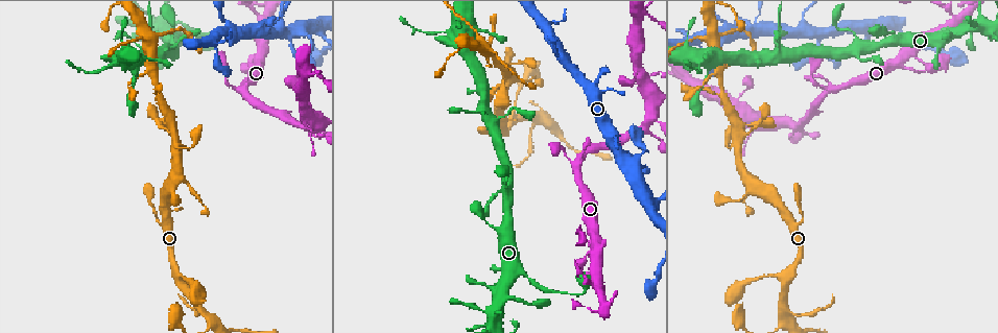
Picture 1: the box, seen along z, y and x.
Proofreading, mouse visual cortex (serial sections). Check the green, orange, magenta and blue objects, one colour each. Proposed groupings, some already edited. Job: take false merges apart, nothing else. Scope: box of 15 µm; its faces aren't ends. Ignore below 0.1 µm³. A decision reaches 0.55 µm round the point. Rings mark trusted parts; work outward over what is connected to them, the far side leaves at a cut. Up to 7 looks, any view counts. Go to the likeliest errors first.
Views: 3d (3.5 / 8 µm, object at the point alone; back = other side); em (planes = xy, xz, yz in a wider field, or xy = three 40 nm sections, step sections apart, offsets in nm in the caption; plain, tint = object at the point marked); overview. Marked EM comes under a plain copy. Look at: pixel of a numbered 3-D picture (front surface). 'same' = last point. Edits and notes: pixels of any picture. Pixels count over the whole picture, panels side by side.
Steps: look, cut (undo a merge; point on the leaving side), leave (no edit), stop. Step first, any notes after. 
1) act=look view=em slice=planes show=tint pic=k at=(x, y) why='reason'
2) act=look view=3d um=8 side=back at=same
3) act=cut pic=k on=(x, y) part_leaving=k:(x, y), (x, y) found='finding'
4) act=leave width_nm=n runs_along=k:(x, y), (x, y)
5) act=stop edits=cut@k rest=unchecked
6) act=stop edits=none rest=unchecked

act=look view=3d um=3.5 pic=1 at=(649, 16) why='calibre changes'

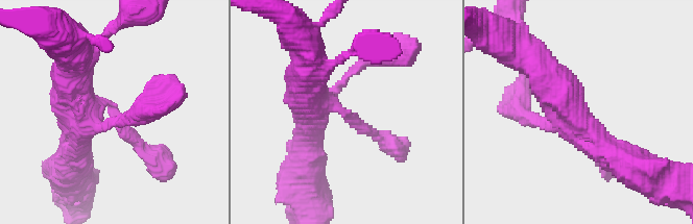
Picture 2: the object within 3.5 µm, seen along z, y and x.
act=look view=em slice=xy step=2 show=tint pic=2 at=(113, 108) arms=4 arm_widths_nm=150,150,400,500 why='need the tissue'

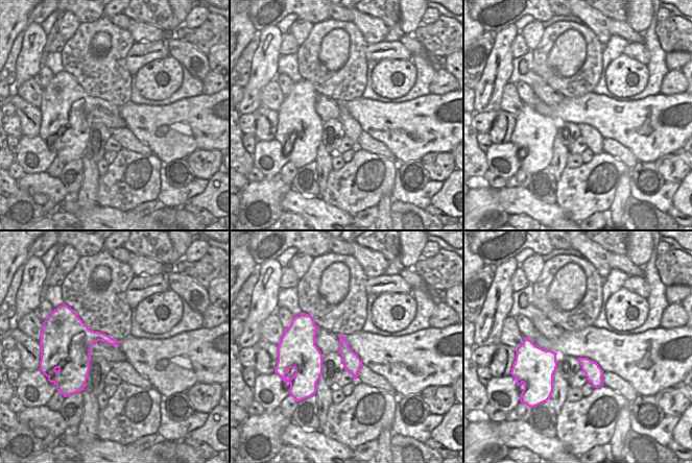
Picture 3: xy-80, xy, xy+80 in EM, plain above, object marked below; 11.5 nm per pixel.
act=leave runs_along=2:(77, 134), (110, 103), (154, 157) found='one cell here'

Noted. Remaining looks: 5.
act=look view=3d um=3.5 pic=1 at=(802, 26) why='branch point'

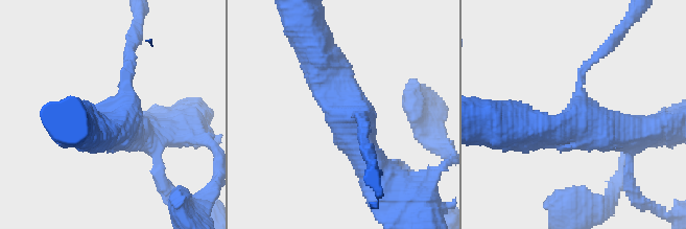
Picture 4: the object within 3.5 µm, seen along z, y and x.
act=look view=em slice=xy step=2 show=tint pic=4 at=(581, 109) arms=3 arm_widths_nm=150,450,500 why='shape alone is not enough'

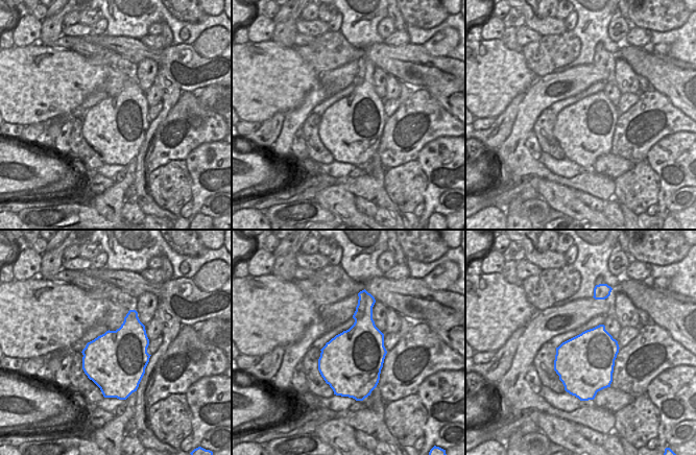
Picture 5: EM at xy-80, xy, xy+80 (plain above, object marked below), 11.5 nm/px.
act=look view=em slice=xy step=1 show=tint at=same why='another direction'

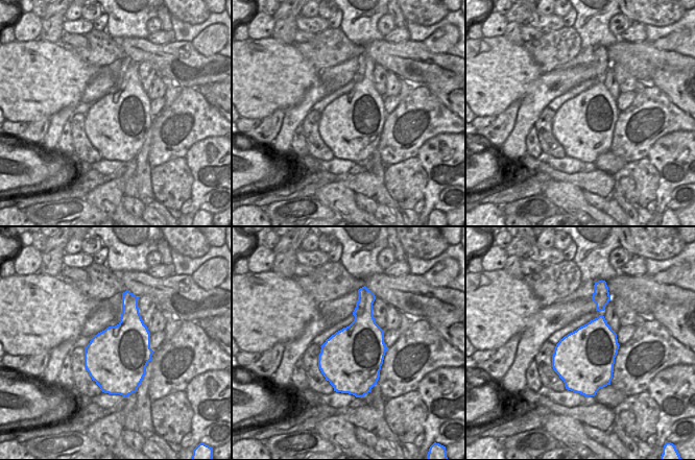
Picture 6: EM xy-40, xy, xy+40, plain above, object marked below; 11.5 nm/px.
act=leave runs_along=4:(321, 61), (378, 179) found='all the same cell'

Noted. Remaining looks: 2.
act=look view=3d um=3.5 pic=1 at=(317, 31) why='side arm on a straight run'

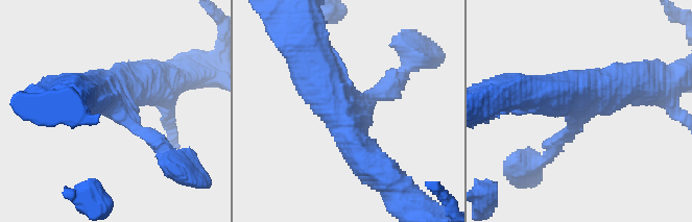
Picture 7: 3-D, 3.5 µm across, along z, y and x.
act=look view=em slice=xy step=3 show=tint pic=7 at=(108, 102) arms=3 arm_widths_nm=200,500,600

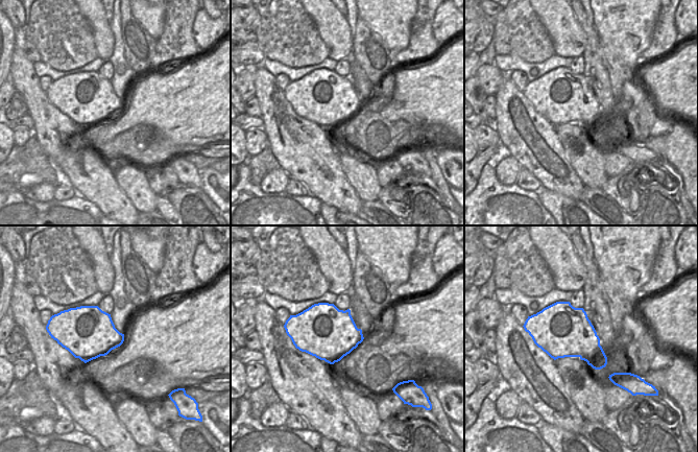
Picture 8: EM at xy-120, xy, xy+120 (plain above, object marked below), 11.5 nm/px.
act=leave runs_along=7:(304, 30), (319, 81), (361, 153) found='one cell here'

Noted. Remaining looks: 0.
act=stop edits=none rest=unchecked

